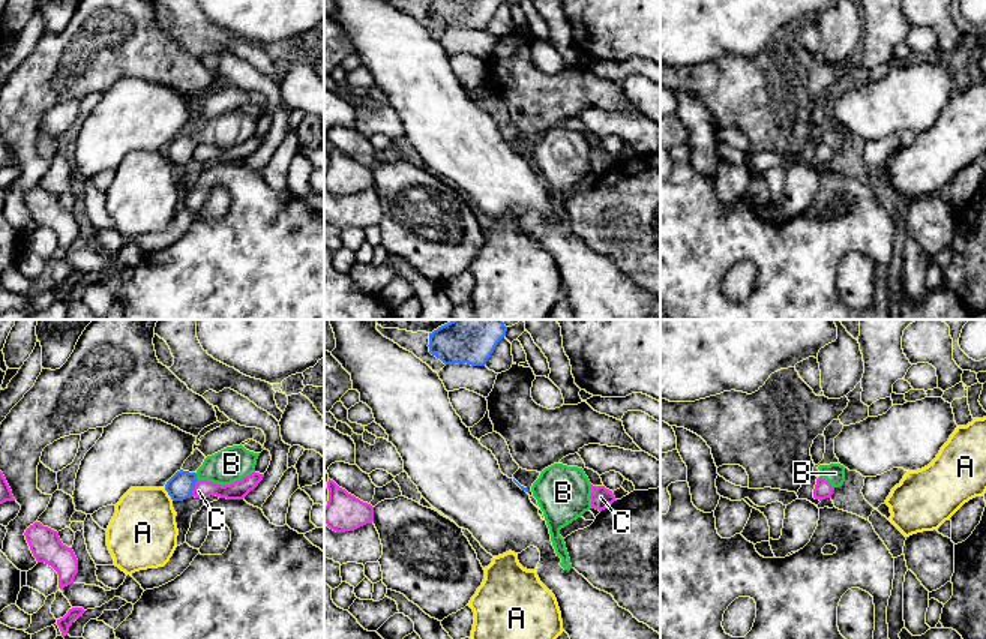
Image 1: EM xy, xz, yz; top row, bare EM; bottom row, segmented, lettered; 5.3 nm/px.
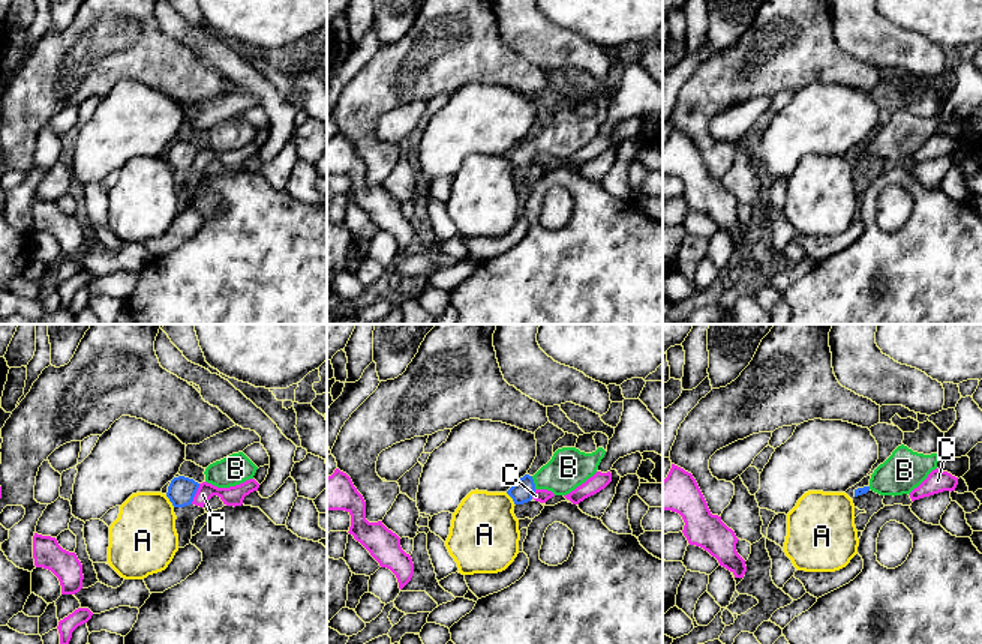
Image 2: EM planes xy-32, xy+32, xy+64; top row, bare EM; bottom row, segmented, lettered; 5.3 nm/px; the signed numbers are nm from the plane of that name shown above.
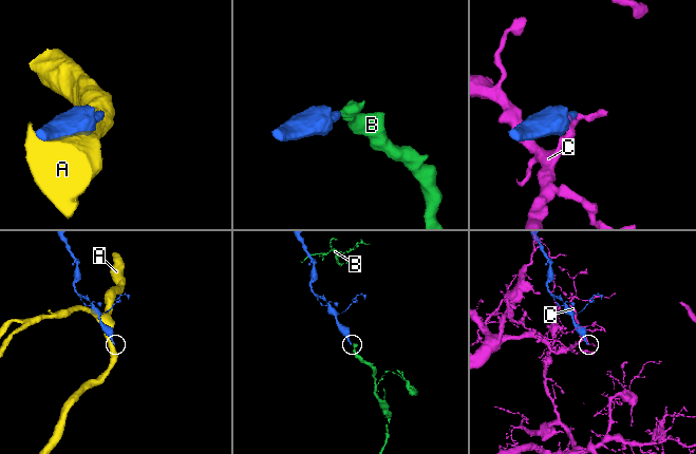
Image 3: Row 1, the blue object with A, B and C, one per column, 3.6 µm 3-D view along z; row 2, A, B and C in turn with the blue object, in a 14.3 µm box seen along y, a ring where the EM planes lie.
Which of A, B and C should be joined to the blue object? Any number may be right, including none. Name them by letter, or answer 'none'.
B

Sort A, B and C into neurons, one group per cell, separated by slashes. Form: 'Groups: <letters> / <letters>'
Groups: A / B / C

